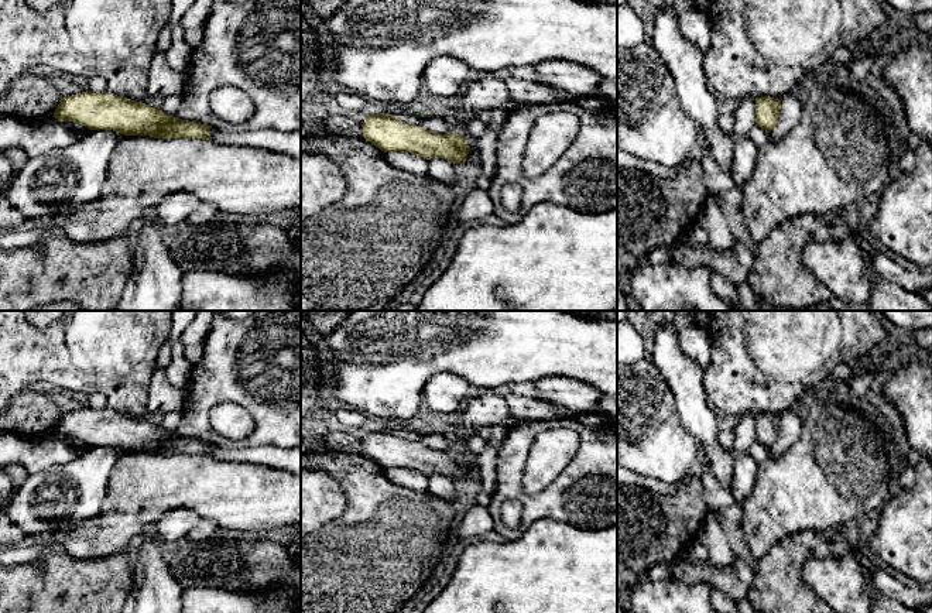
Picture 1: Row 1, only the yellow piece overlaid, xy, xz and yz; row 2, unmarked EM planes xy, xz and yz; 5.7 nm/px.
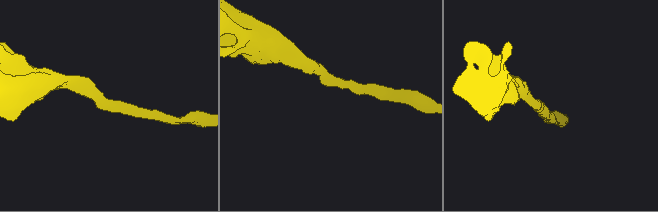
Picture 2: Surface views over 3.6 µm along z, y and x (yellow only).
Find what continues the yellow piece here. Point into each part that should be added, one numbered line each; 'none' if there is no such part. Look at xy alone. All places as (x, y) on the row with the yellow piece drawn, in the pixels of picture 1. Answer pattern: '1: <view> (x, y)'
none

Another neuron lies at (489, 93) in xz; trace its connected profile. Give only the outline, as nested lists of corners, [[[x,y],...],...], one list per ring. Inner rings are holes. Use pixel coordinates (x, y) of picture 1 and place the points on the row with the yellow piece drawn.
[[[486,78],[467,83],[467,89],[449,103],[443,113],[450,121],[450,131],[462,134],[463,126],[483,110],[501,107],[510,99],[504,81]]]

